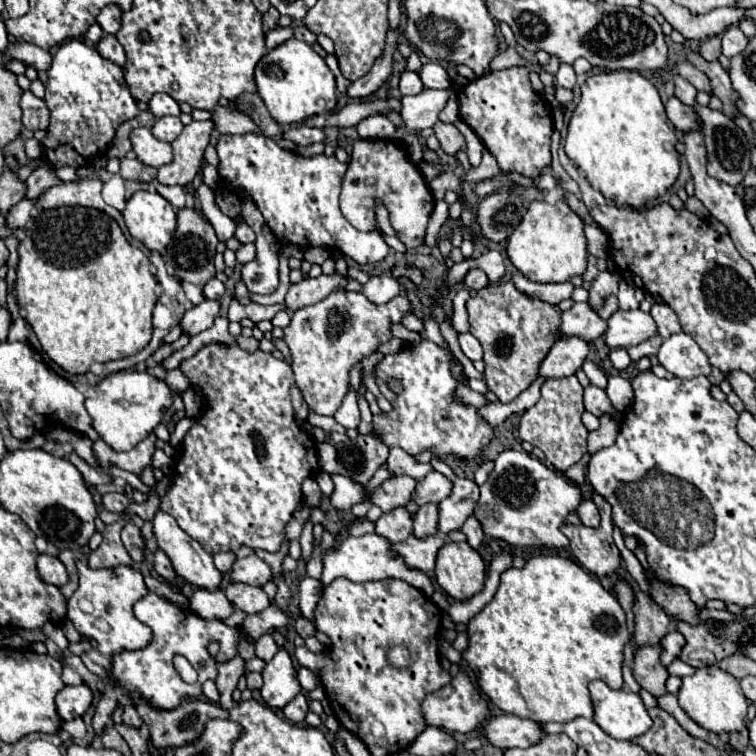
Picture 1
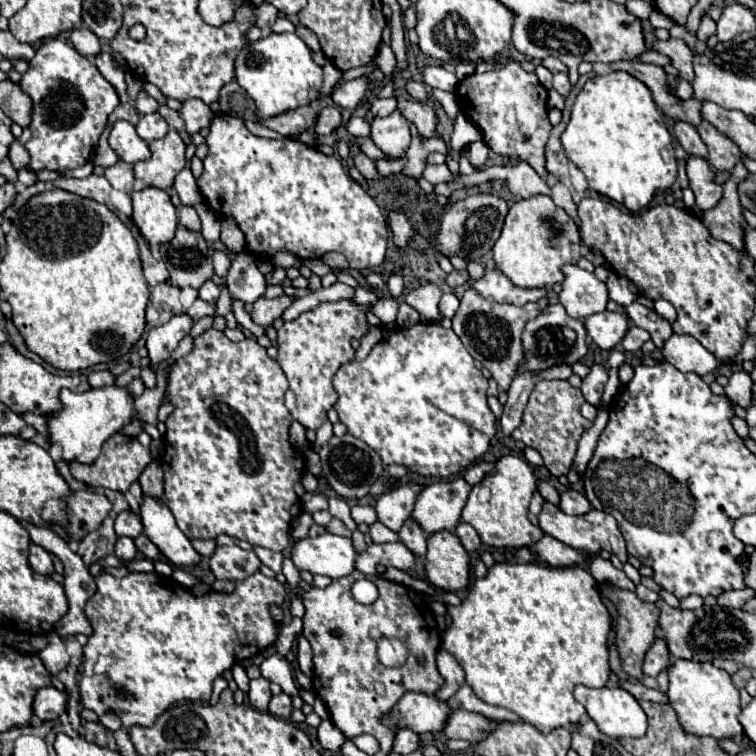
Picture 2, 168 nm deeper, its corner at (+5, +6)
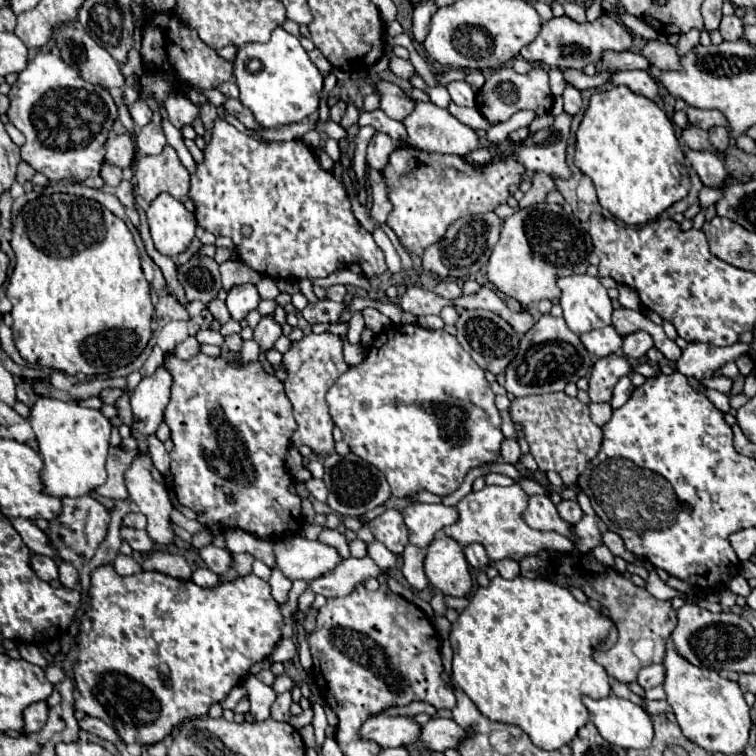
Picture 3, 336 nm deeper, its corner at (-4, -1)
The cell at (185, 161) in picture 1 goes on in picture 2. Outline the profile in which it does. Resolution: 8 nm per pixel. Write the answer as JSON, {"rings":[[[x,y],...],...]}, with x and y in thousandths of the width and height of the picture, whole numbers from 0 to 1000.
{"rings":[[[224,172],[218,183],[197,190],[202,206],[194,214],[176,220],[179,235],[187,235],[197,246],[221,251],[229,246],[231,233],[245,222],[245,188],[234,172]]]}

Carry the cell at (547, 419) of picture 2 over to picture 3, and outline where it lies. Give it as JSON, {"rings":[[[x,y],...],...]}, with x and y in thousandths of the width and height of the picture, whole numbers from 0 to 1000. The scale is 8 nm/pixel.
{"rings":[[[746,517],[680,528],[675,533],[675,554],[680,562],[690,565],[690,578],[696,581],[712,620],[720,626],[735,623],[751,644],[762,642],[778,610],[794,597],[796,567],[783,560],[778,536],[767,533],[762,525],[751,525]]]}

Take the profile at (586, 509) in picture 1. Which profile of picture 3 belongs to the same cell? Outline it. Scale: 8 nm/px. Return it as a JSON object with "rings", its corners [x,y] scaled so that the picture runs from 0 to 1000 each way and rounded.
{"rings":[[[743,663],[741,668],[735,668],[735,673],[738,673],[741,684],[746,689],[751,689],[751,692],[765,692],[770,687],[770,681],[772,681],[762,663]]]}

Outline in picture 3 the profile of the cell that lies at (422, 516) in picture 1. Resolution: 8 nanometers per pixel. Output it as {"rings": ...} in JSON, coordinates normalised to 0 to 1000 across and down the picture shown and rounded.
{"rings":[[[537,721],[532,737],[534,737],[534,747],[532,747],[534,766],[545,779],[561,782],[566,776],[566,766],[561,761],[561,729],[548,721]]]}

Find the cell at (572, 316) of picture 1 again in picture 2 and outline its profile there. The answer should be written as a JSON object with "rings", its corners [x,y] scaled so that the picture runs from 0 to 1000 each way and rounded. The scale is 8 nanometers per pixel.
{"rings":[[[726,402],[721,410],[716,410],[716,415],[697,426],[694,437],[692,437],[692,466],[694,466],[694,481],[692,489],[716,489],[731,481],[761,481],[763,476],[769,476],[776,468],[776,437],[771,431],[771,426],[766,421],[755,421],[742,402]]]}

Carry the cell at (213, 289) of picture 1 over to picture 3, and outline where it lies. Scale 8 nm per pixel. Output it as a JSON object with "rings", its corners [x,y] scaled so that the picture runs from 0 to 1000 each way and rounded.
{"rings":[[[280,396],[280,398],[275,401],[275,409],[278,409],[280,419],[283,419],[288,427],[296,430],[299,425],[304,425],[304,414],[302,414],[302,406],[299,406],[296,398],[291,398],[291,396]]]}

